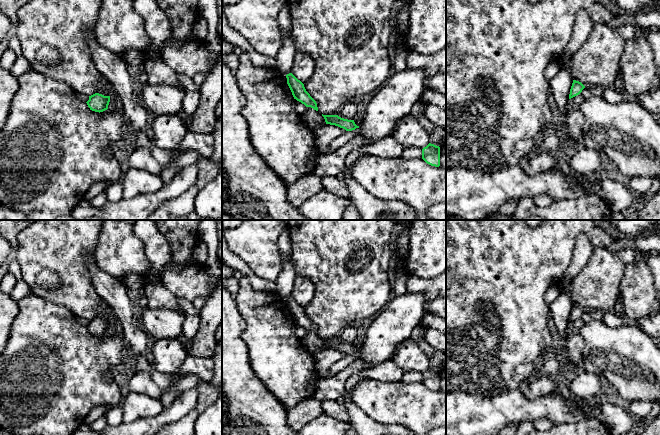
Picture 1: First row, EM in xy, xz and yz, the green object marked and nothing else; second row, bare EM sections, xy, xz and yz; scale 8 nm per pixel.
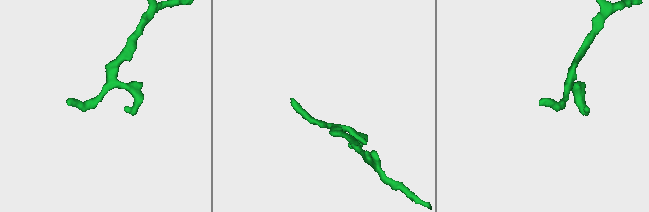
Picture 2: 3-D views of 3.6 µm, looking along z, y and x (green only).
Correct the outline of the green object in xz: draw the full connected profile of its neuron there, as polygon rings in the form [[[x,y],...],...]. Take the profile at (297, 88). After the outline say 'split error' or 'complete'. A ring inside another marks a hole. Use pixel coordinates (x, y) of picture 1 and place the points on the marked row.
[[[292,73],[286,75],[287,84],[292,92],[294,99],[304,104],[306,107],[311,107],[318,111],[316,101],[306,91],[304,84],[298,80]]] | complete

